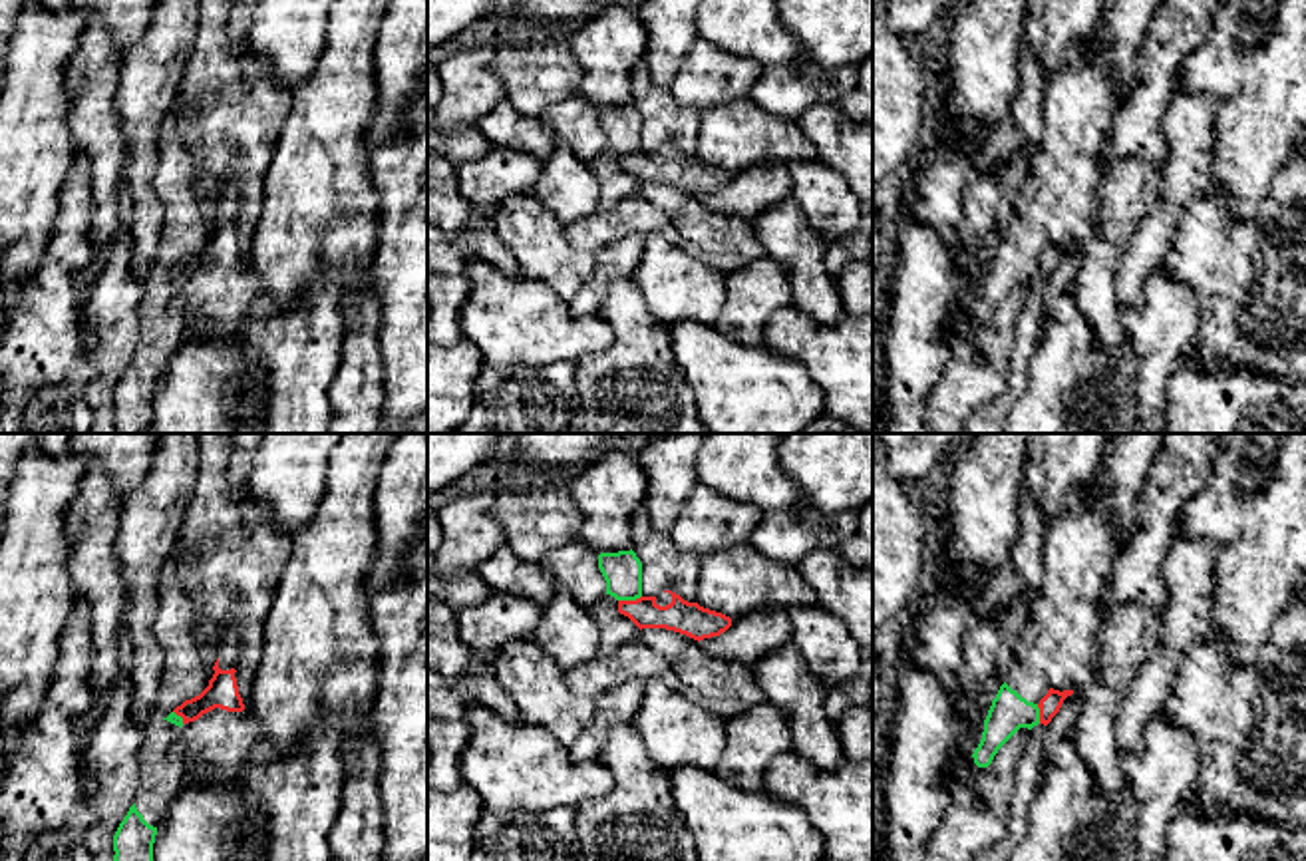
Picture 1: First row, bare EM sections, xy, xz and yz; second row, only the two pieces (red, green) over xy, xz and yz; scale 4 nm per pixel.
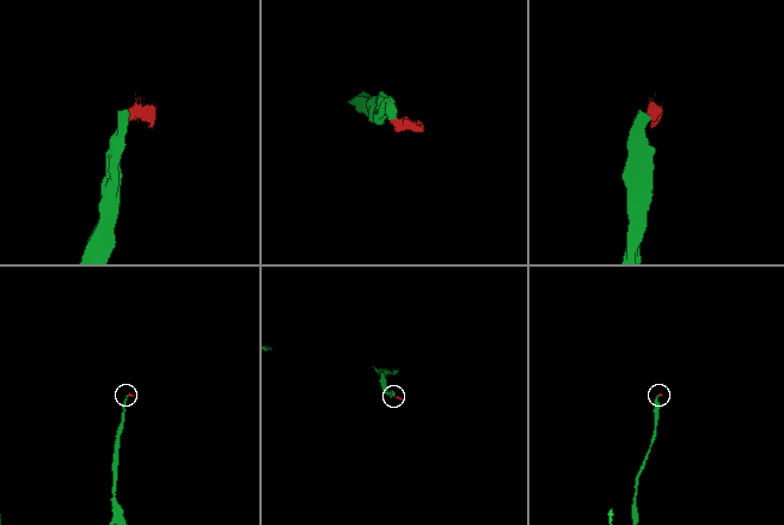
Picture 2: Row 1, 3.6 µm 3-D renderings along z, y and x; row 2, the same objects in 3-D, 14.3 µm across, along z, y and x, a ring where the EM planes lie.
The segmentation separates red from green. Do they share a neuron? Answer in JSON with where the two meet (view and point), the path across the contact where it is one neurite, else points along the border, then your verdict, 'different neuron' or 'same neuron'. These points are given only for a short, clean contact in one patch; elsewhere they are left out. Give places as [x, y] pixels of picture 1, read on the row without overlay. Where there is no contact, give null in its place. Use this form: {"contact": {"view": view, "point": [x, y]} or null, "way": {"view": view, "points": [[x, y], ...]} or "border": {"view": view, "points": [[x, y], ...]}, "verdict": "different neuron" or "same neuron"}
{"contact": {"view": "xz", "point": [629, 156]}, "border": {"view": "xz", "points": [[641, 150], [619, 156]]}, "verdict": "different neuron"}

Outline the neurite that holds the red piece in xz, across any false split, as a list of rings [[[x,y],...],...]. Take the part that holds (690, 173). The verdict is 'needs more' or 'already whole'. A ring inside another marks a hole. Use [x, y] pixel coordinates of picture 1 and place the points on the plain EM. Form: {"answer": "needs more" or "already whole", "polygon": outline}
{"answer": "needs more", "polygon": [[[672,145],[658,151],[640,151],[636,155],[618,155],[618,167],[628,171],[640,185],[666,183],[686,189],[694,195],[720,191],[732,181],[732,173],[688,157]]]}

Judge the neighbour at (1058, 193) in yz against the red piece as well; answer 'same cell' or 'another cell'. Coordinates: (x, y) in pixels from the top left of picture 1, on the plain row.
another cell

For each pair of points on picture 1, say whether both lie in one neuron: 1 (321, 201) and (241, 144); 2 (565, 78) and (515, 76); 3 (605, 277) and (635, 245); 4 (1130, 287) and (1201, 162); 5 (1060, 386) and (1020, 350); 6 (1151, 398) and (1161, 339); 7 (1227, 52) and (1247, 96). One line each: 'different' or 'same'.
1: different
2: same
3: same
4: same
5: different
6: same
7: same

